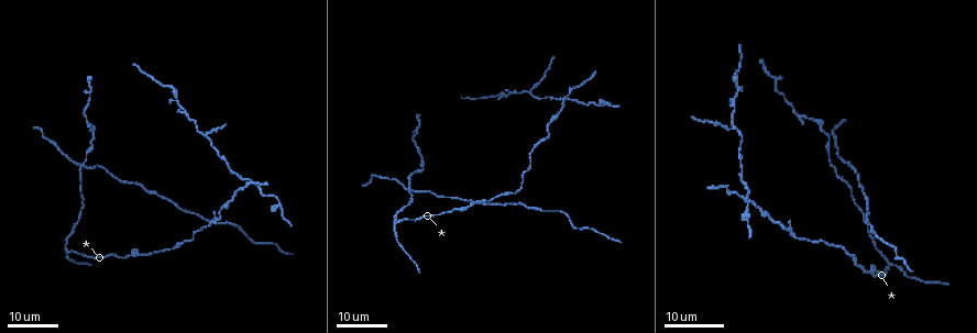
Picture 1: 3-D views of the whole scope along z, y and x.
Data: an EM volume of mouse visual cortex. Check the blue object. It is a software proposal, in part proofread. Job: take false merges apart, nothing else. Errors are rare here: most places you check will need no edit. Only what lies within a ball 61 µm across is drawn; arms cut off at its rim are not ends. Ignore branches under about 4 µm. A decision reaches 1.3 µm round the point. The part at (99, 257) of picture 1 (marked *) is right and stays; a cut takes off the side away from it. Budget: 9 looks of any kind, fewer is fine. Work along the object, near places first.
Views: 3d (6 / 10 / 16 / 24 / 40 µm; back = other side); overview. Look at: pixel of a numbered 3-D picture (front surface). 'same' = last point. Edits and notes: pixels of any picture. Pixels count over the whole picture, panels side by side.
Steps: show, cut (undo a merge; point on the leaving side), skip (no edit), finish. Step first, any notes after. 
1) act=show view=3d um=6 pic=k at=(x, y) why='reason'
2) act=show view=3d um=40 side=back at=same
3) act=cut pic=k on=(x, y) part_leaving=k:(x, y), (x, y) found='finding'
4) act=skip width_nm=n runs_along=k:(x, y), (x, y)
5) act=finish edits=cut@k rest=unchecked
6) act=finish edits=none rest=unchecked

act=show view=3d um=24 pic=1 at=(202, 131) why='three-way junction'

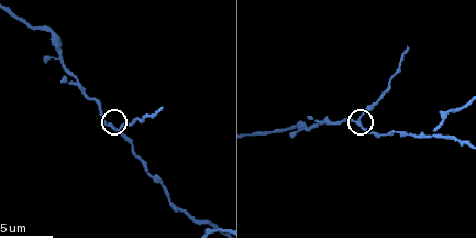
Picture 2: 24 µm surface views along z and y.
act=show view=3d um=10 pic=2 at=(111, 128)

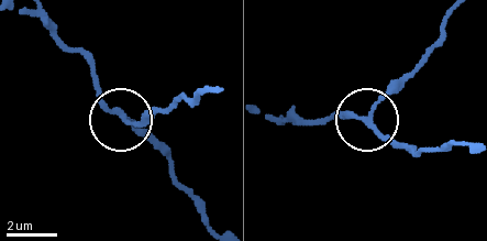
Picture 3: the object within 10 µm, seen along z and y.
act=show view=3d um=10 side=back pic=3 at=(119, 115) why='other side'

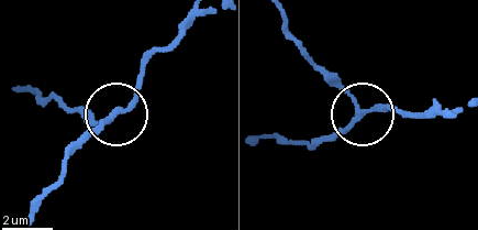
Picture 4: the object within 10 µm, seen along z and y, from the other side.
act=skip runs_along=4:(268, 134), (309, 148), (357, 122), (362, 109), (321, 67) found='one neuron here'

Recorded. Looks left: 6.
act=show view=3d um=10 pic=2 at=(61, 50) why='thick turns thin'

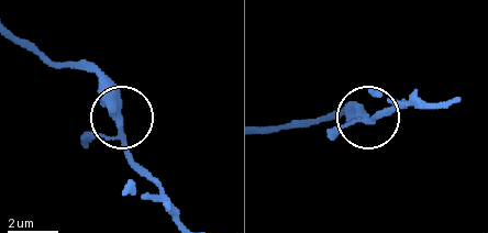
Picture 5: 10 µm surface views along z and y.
act=skip arms=3 runs_along=5:(179, 219), (158, 180), (129, 148), (119, 92), (91, 63) found='one neuron here'

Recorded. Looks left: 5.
act=show view=3d um=10 pic=2 at=(195, 221)

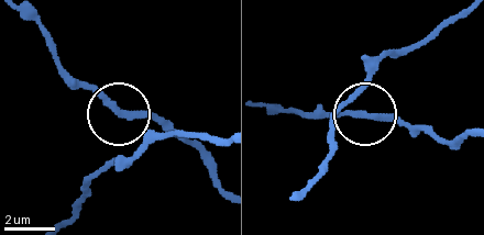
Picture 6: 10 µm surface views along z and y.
act=show view=3d um=10 side=back pic=6 at=(371, 115)

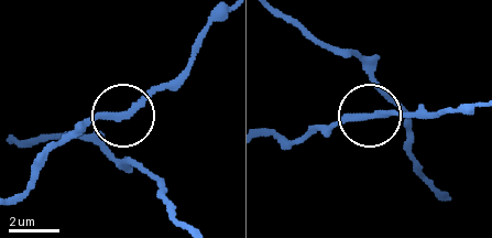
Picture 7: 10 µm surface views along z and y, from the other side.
act=skip runs_along=7:(176, 217), (137, 164), (124, 116), (99, 114), (63, 132) found='one neuron here'

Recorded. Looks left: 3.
act=show view=3d um=24 pic=1 at=(547, 140) why='calibre changes'

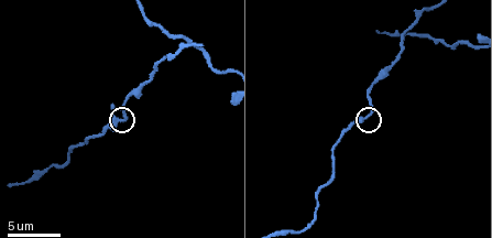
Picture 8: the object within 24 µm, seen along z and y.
act=show view=3d um=10 pic=8 at=(364, 116)

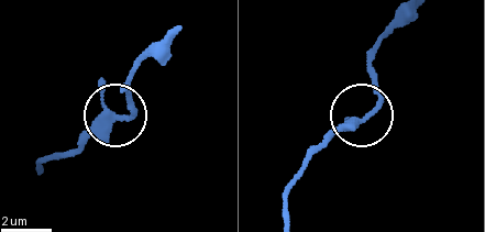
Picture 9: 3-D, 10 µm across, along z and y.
act=show view=3d um=10 side=back pic=9 at=(110, 116)

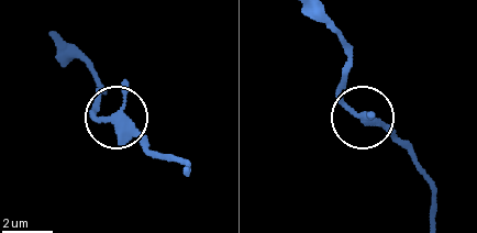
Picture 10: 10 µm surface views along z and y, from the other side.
act=skip runs_along=10:(432, 218), (425, 174), (340, 92), (344, 50) found='continuous, no second neuron'

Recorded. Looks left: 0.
act=finish edits=none rest=unchecked

